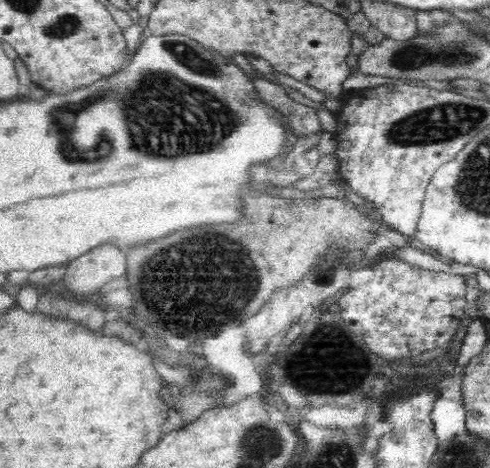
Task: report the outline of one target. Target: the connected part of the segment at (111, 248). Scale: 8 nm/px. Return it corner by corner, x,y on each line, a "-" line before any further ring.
112,243
100,244
78,256
68,268
60,283
66,284
70,292
91,297
110,279
123,276
126,272
127,249

